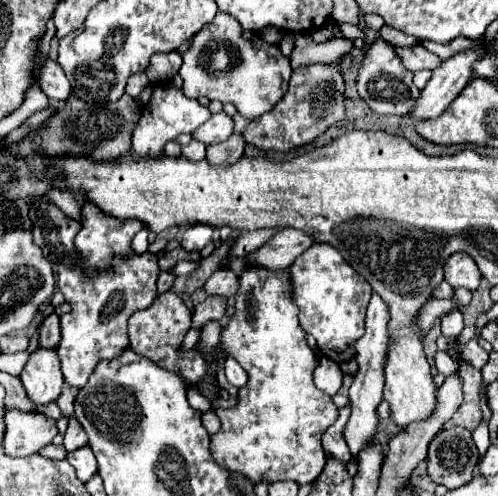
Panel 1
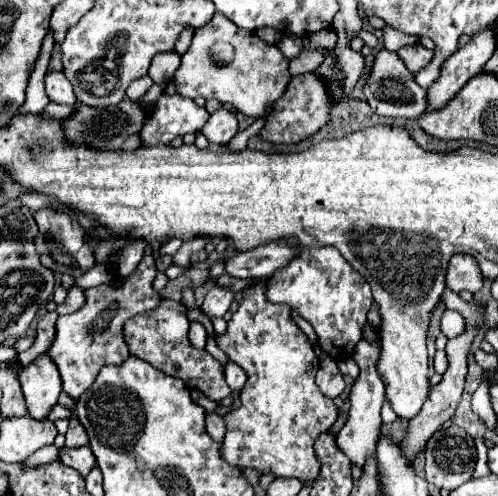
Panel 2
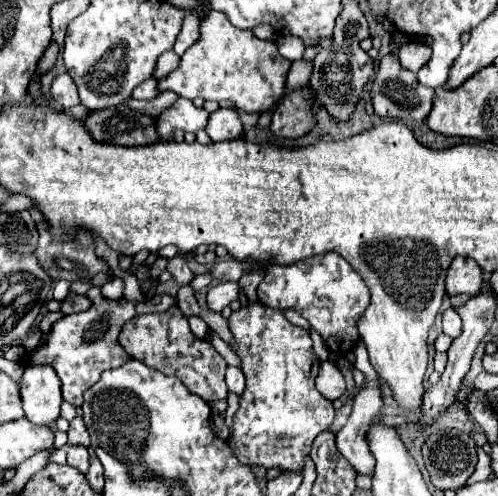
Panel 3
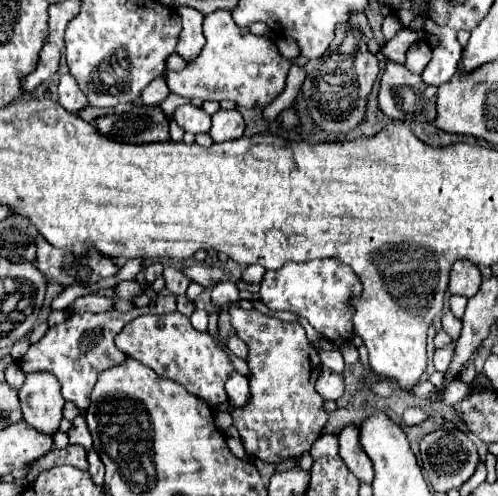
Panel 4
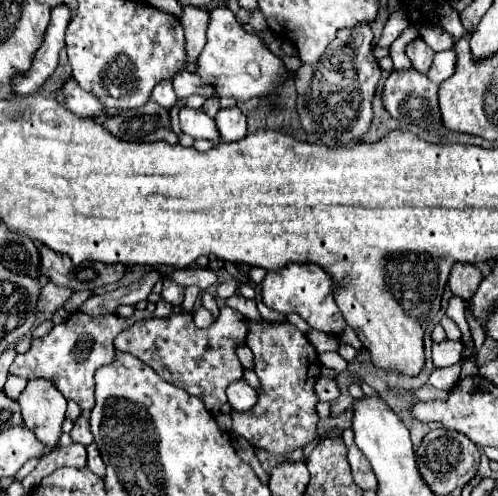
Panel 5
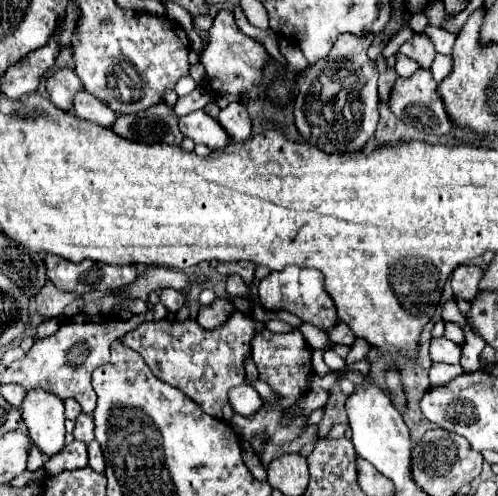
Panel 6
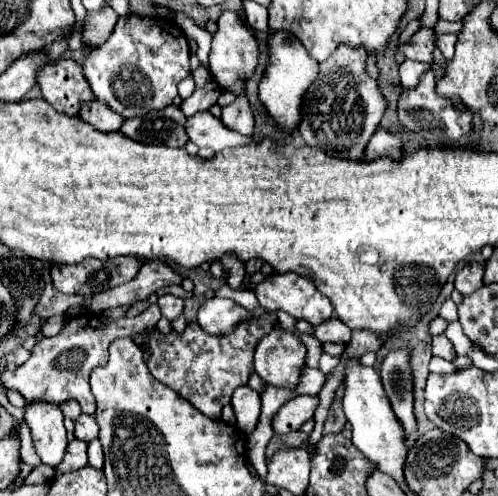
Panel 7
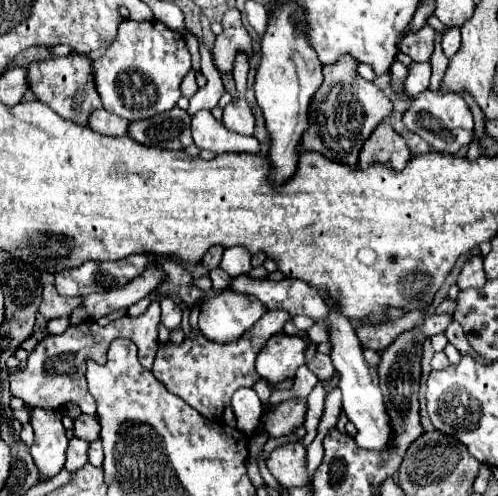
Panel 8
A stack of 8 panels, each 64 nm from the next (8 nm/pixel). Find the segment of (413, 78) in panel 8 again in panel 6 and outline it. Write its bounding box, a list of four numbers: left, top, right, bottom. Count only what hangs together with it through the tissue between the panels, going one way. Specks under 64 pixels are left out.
[396,52,418,78]

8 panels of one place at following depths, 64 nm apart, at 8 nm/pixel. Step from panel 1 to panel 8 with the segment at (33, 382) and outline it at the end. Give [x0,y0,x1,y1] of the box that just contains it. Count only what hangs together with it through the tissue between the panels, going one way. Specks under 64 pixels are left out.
[30,408,68,480]

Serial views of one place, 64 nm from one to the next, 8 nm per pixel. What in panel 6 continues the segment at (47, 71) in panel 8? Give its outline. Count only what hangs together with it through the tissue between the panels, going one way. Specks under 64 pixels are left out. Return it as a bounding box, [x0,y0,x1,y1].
[46,70,82,112]

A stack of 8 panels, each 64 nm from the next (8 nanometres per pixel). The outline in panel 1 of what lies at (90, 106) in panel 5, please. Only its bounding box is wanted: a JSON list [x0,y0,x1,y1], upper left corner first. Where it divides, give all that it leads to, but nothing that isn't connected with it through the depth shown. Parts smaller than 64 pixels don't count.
[36,56,72,102]

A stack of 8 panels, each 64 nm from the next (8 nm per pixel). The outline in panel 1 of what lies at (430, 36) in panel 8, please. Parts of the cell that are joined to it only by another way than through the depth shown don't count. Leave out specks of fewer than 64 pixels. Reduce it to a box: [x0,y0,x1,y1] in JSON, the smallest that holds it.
[396,44,442,72]

